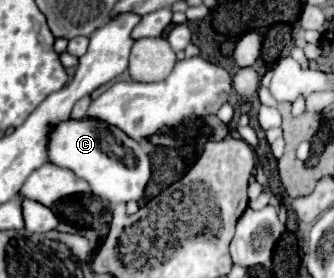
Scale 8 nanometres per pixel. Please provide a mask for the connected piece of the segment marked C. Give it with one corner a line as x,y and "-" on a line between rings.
68,120
52,132
48,144
50,162
70,168
78,178
90,184
94,196
100,196
108,202
130,202
140,200
150,180
150,158
140,144
128,140
120,128
108,128
98,120

